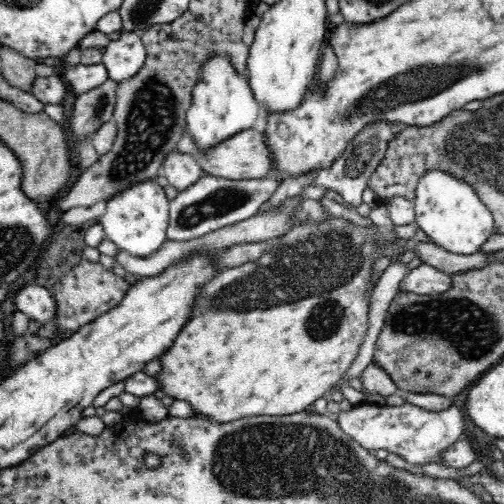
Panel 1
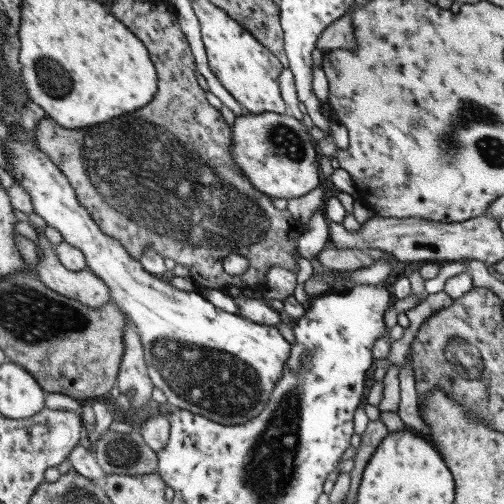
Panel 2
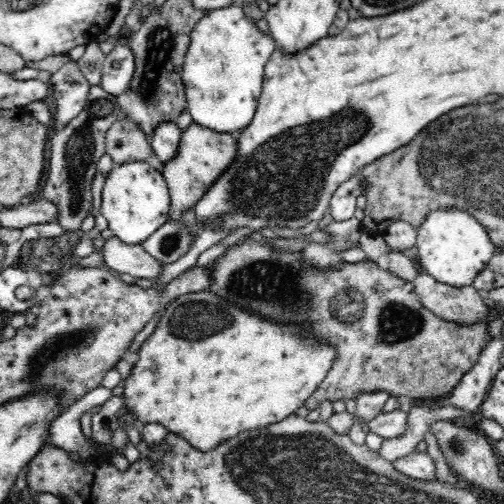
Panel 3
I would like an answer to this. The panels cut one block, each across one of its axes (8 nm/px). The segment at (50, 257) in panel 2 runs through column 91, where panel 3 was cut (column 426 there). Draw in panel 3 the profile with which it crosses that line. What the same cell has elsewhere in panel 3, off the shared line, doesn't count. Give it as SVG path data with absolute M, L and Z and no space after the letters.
M426 272L416 276L414 286L420 302L444 322L472 326L490 316L490 308L482 302L476 288L452 288L448 284L440 284Z

